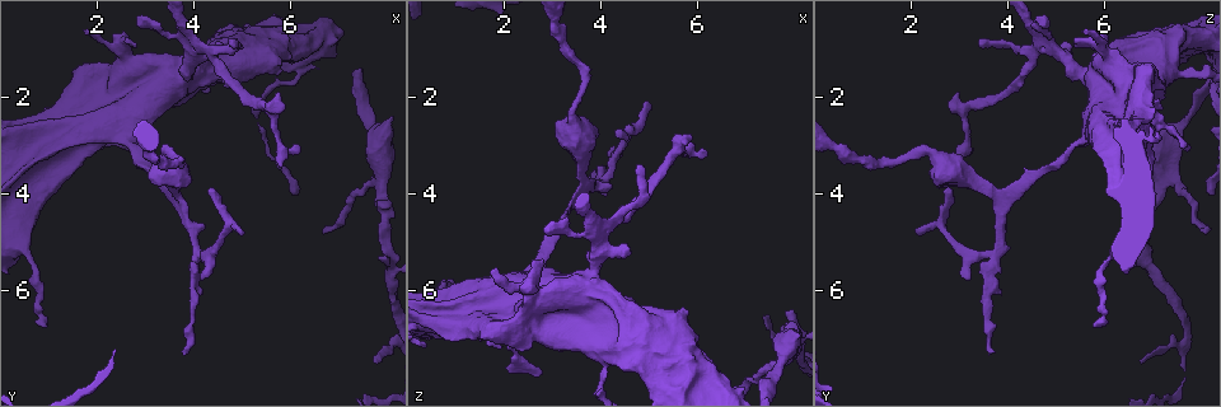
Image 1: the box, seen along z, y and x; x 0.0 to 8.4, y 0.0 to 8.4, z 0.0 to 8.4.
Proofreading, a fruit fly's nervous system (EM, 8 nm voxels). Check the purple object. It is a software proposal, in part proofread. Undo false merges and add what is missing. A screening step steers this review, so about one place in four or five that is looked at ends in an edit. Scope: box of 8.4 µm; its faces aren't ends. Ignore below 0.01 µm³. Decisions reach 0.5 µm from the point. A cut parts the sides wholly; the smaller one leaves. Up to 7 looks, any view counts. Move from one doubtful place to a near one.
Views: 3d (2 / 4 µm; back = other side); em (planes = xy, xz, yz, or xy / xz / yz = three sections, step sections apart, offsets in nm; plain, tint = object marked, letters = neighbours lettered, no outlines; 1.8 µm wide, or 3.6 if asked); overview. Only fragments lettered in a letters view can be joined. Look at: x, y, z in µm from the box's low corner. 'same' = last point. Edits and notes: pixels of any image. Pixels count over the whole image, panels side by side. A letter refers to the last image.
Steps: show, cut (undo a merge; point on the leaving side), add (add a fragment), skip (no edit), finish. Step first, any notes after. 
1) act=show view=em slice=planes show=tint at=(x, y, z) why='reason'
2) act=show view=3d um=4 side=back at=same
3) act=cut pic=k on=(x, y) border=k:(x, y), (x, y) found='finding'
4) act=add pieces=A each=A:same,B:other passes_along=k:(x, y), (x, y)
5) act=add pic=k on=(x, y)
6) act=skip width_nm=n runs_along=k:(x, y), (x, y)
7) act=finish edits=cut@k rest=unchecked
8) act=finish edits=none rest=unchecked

act=show view=3d um=4 at=(1.75, 2.20, 7.20) why='thick end'

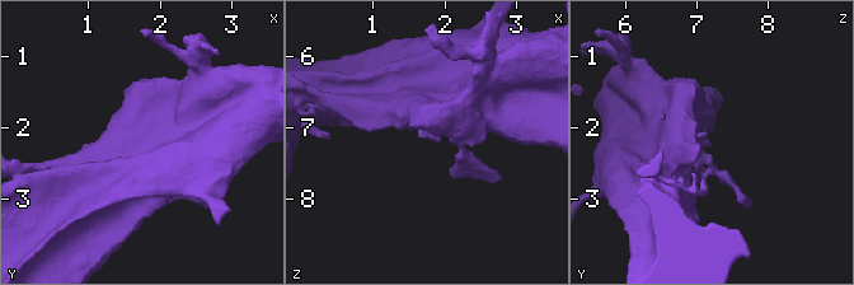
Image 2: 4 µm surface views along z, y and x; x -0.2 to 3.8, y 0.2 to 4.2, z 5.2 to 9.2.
act=show view=em um=3.6 slice=planes show=letters at=(1.80, 2.15, 7.20) arm_widths_nm=360,600 why='need the tissue'

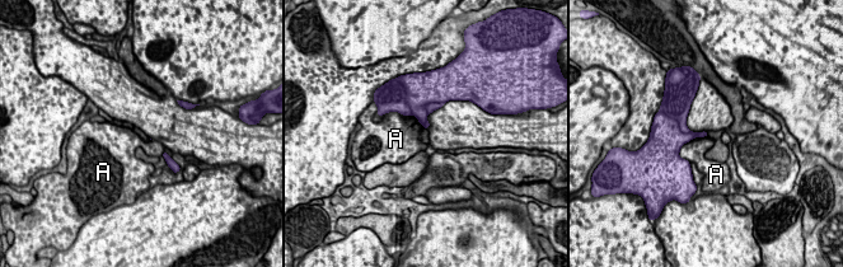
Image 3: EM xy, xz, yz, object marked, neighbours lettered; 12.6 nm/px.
act=cut pic=3 on=(678, 108) each=A:other border=3:(670, 116), (682, 131), (691, 131) found='a second cell is stuck on'

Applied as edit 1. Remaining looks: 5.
act=show view=em um=3.6 slice=xz step=4 show=tint at=(6.00, 0.90, 7.70) why='touches itself'

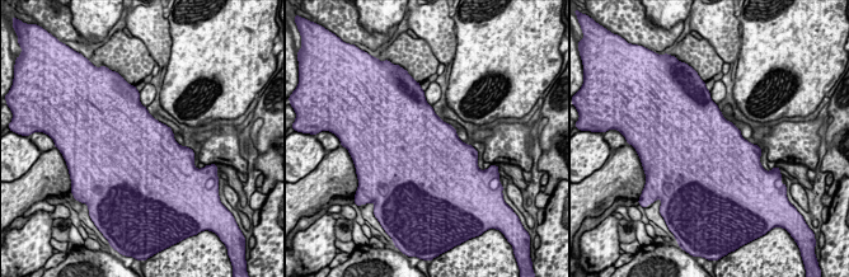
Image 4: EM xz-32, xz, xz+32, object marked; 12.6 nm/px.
act=show view=em um=3.6 slice=planes show=letters at=same

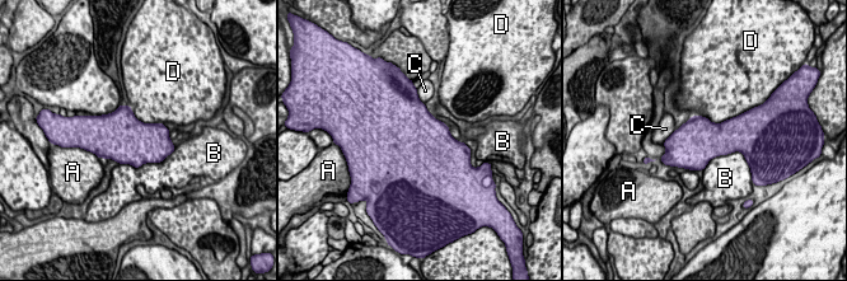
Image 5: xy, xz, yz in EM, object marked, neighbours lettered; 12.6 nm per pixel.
act=skip each=A:other,B:other,C:other,D:other found='all the same cell'

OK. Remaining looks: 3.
act=show view=overview why='redraw'

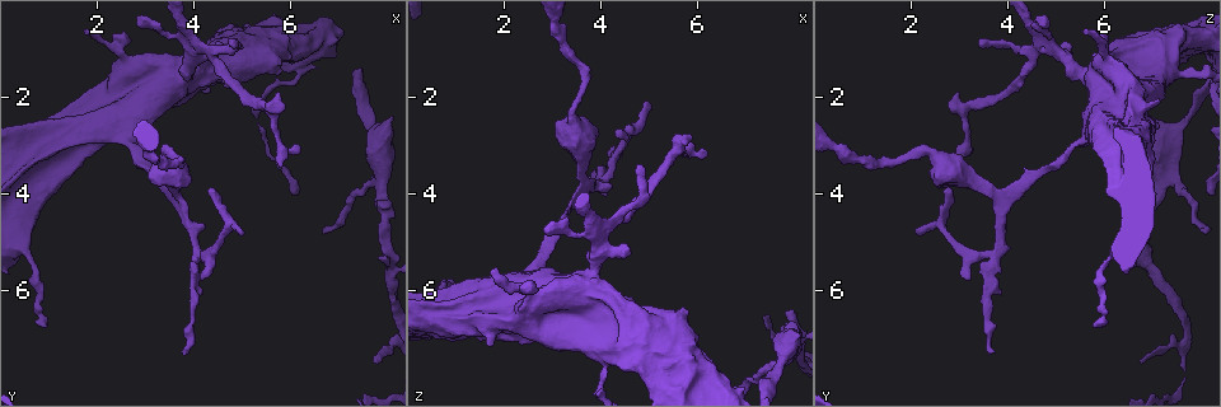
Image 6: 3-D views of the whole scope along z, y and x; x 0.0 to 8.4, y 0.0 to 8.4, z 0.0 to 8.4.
act=show view=em um=3.6 slice=xy step=16 show=letters at=(4.05, 1.00, 4.85) why='four or more arms meet'

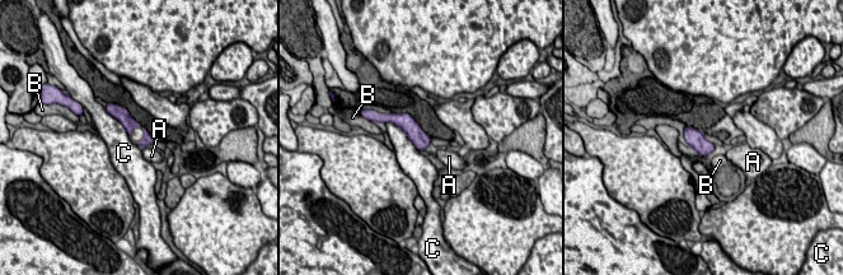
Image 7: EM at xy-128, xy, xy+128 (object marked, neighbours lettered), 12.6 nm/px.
act=skip each=A:other,B:other,C:other border=7:(384, 122), (397, 125), (420, 150) found='all the same cell'

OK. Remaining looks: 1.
act=finish edits=cut@3 rest=unchecked

